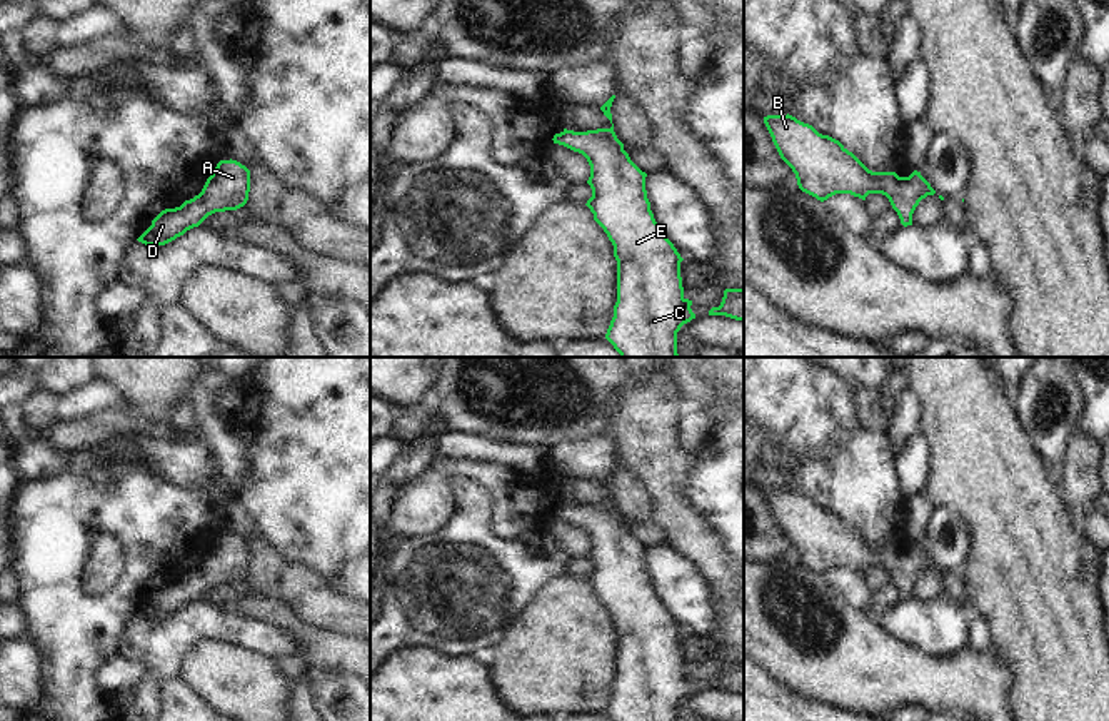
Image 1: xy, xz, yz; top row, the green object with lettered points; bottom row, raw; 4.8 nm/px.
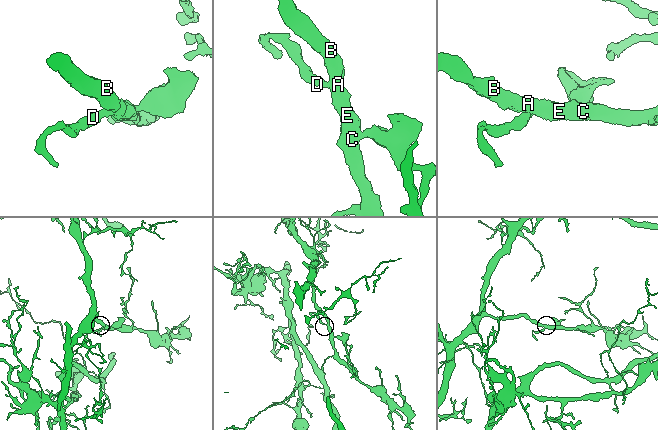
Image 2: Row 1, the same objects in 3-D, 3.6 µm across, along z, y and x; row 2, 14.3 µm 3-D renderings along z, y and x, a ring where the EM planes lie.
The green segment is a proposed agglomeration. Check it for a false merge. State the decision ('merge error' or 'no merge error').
no merge error

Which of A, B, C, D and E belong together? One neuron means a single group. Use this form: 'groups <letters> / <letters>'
groups A B C D E

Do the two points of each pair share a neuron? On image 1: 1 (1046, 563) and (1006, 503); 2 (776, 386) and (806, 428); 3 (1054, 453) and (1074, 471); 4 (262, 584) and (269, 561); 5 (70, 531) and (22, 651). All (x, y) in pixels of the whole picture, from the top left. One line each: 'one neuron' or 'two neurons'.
1: one neuron
2: one neuron
3: two neurons
4: one neuron
5: two neurons

